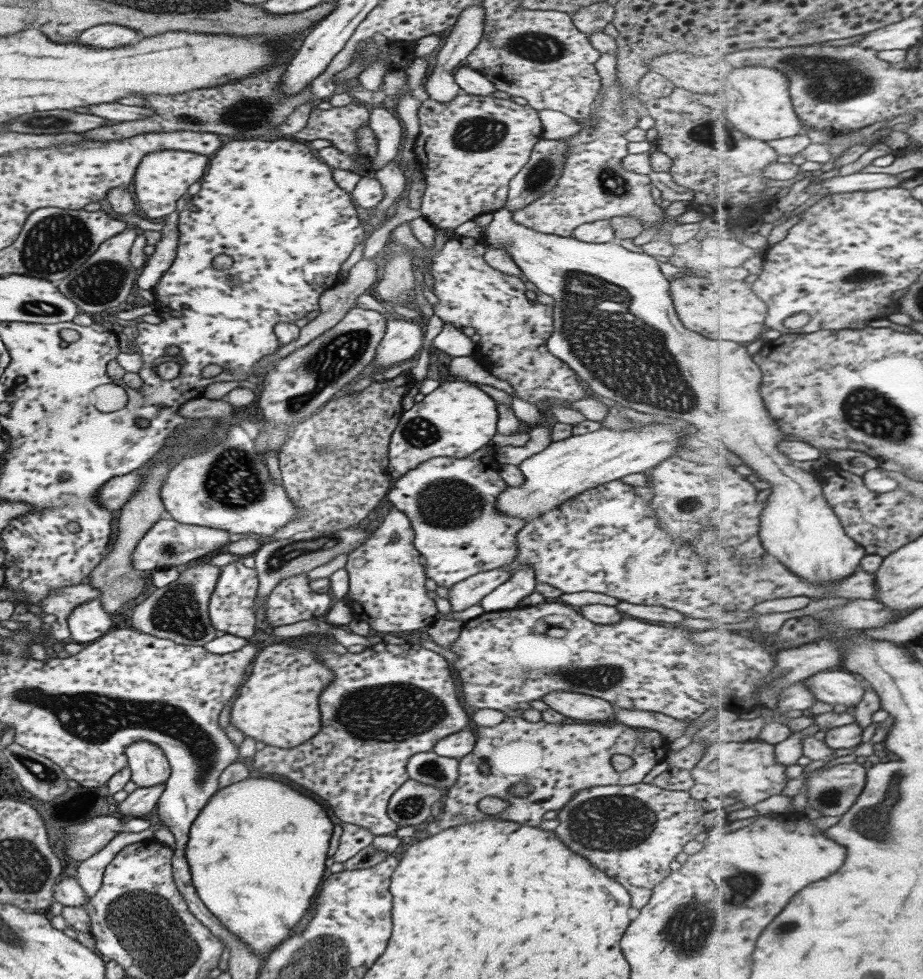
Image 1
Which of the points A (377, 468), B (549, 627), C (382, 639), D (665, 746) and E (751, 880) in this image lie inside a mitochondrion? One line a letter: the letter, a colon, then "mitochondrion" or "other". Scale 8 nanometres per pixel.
A: other
B: other
C: other
D: other
E: mitochondrion

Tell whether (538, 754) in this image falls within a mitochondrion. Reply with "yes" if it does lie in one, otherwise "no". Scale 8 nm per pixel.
no

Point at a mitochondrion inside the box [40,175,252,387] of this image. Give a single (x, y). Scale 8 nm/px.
(100, 283)

